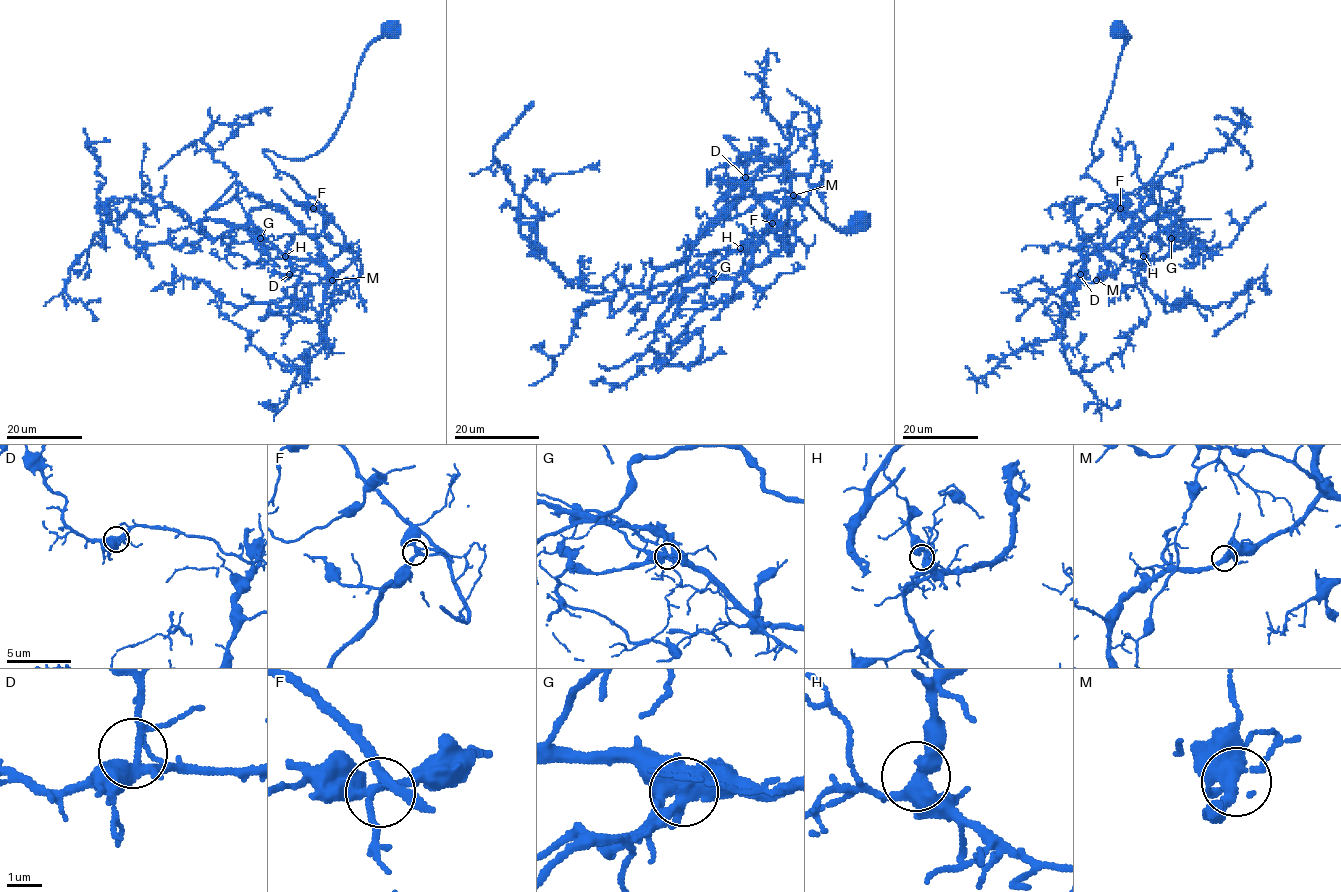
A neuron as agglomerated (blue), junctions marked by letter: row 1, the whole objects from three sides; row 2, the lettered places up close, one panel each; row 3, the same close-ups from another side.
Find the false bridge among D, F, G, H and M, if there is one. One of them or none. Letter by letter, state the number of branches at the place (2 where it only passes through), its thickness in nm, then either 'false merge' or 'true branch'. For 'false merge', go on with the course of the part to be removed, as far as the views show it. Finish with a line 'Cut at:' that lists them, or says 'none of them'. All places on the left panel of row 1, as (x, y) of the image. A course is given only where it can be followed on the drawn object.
D: 4 branches meet; 320 nm thick; true branch
F: 4 branches meet; 300 nm thick; true branch
G: 4 branches meet; 360 nm thick; false merge; foreign part runs (260, 238), (244, 226), (211, 218)
H: 4 branches meet; 360 nm thick; true branch
M: 4 branches meet; 360 nm thick; true branch
Cut at: G

